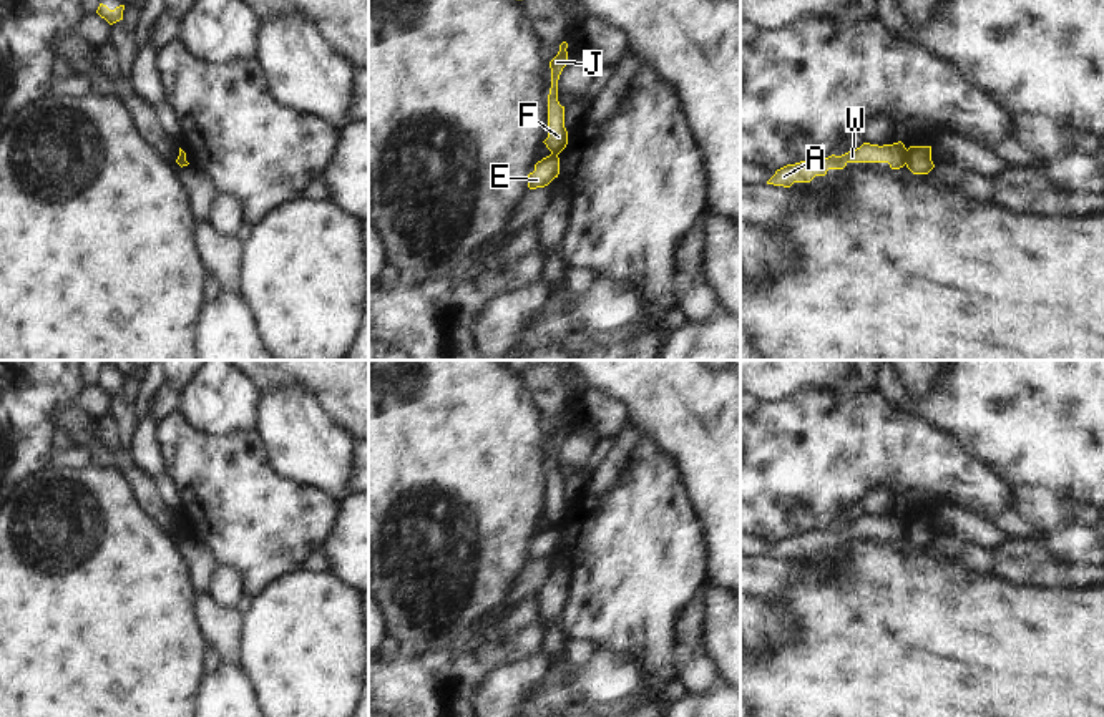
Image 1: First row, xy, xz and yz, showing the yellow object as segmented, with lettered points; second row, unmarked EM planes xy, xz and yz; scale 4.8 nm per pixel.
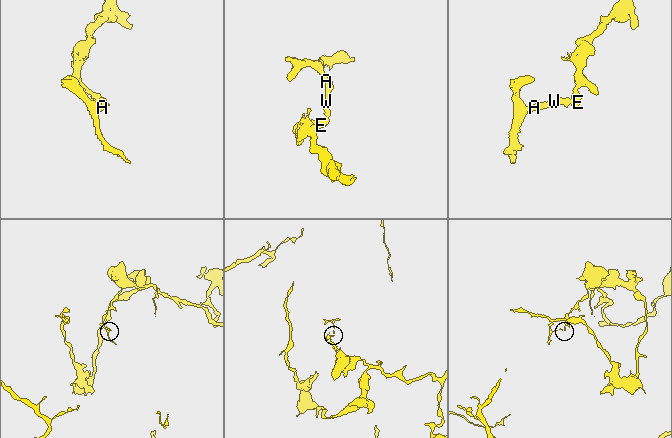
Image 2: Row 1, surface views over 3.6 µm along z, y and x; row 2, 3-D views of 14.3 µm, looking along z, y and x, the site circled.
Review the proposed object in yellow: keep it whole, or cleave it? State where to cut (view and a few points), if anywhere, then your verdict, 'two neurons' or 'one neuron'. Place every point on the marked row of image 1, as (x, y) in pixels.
yz (908, 150), (903, 163) | two neurons

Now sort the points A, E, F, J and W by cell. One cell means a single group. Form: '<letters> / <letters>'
A F J W / E

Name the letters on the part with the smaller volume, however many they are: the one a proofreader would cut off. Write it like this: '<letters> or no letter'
A, F, J, W

